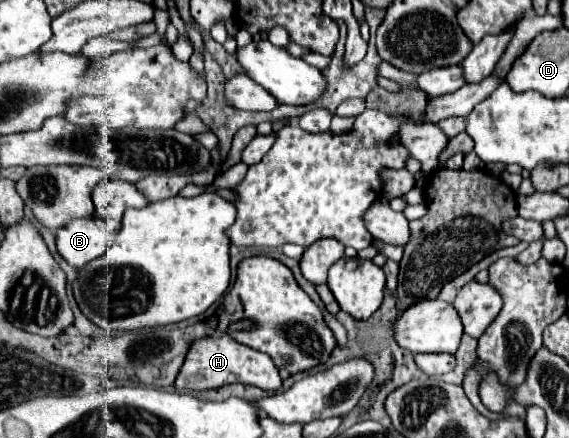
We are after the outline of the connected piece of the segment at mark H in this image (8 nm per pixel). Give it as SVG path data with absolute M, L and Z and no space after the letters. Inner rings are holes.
M227 334L223 336L205 336L195 342L191 342L185 362L177 374L175 388L179 390L211 390L221 388L227 384L253 384L263 390L279 390L281 388L281 376L273 360L259 352L251 350L249 346L243 346L235 340L231 340Z

